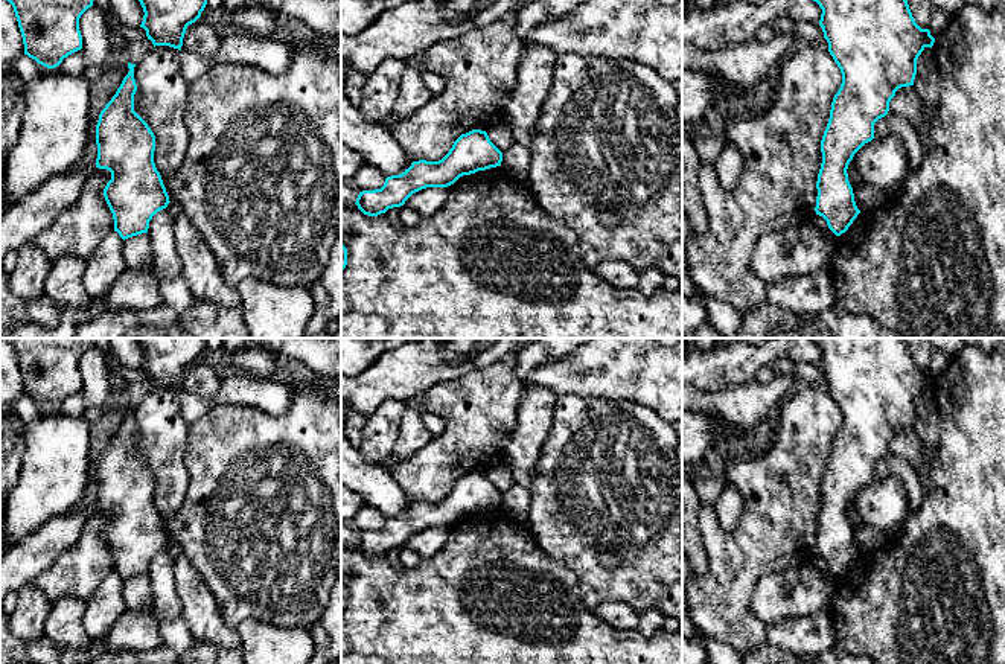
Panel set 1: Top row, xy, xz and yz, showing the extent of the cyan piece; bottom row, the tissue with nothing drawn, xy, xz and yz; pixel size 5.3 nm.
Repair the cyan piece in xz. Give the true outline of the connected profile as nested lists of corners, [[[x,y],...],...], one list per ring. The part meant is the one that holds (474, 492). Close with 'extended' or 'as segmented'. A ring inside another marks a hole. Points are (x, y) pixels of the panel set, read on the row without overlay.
[[[472,471],[461,475],[442,501],[413,503],[402,515],[387,518],[381,530],[359,533],[355,545],[364,556],[378,557],[404,547],[422,530],[448,528],[463,516],[501,507],[501,503],[502,493],[490,483],[487,474]]] | as segmented

